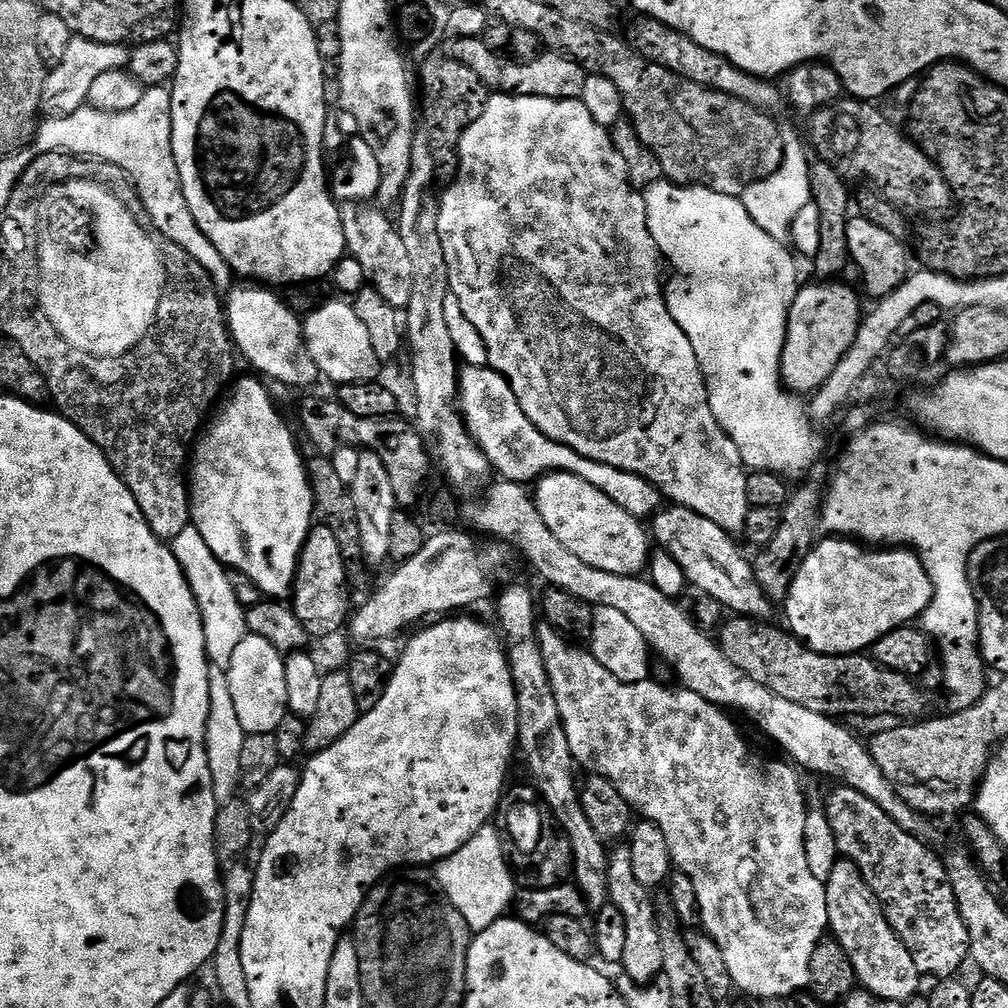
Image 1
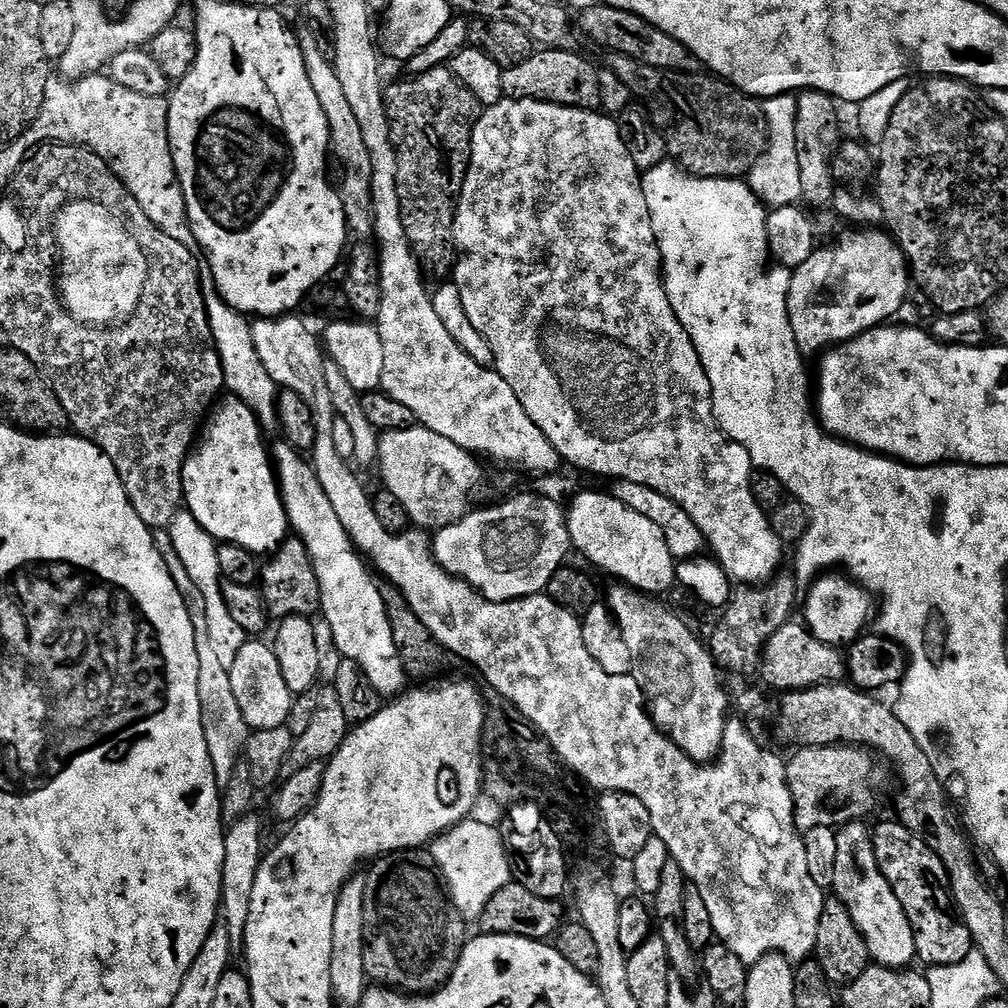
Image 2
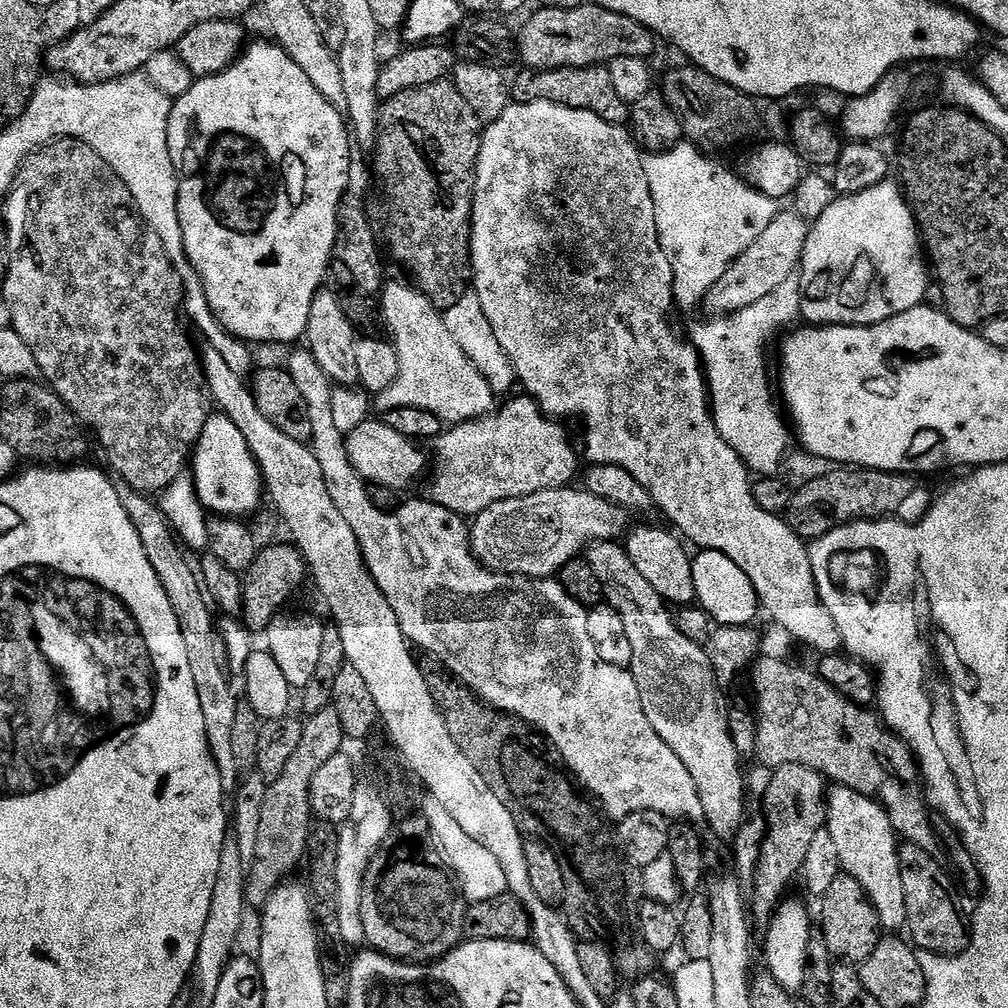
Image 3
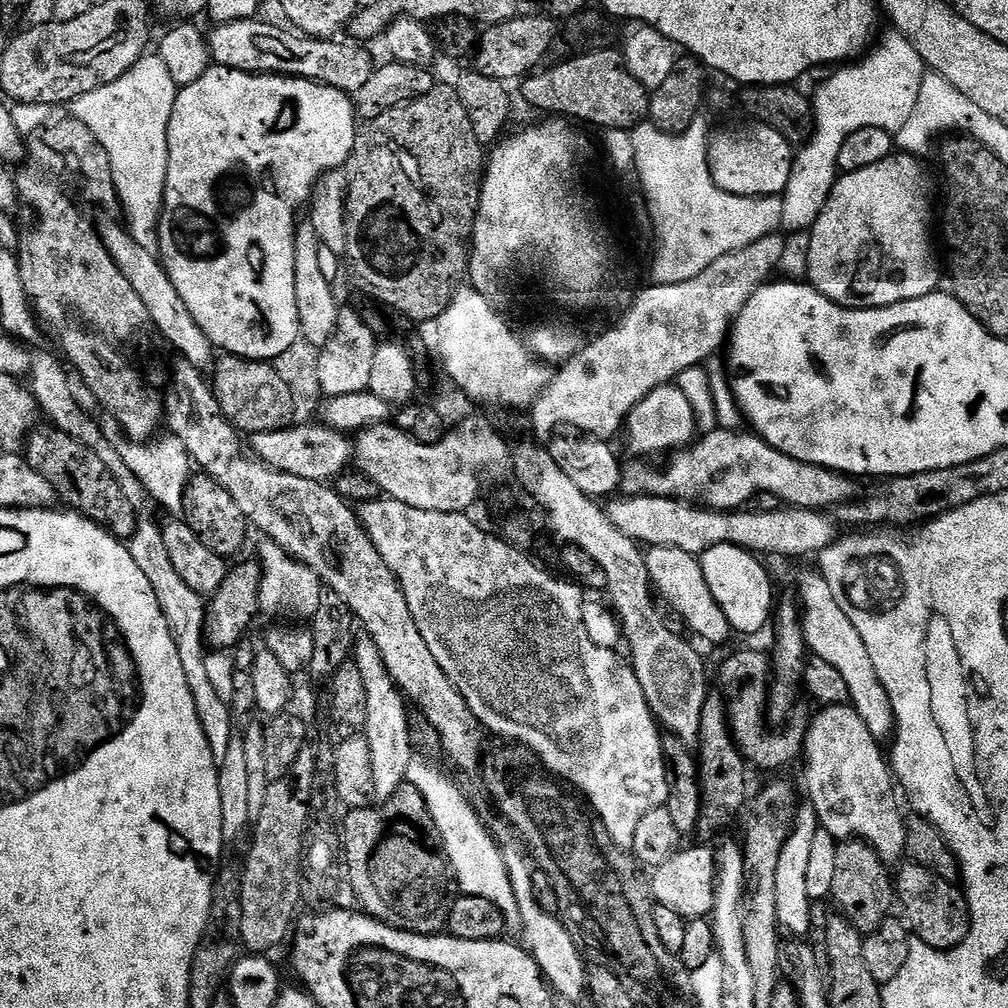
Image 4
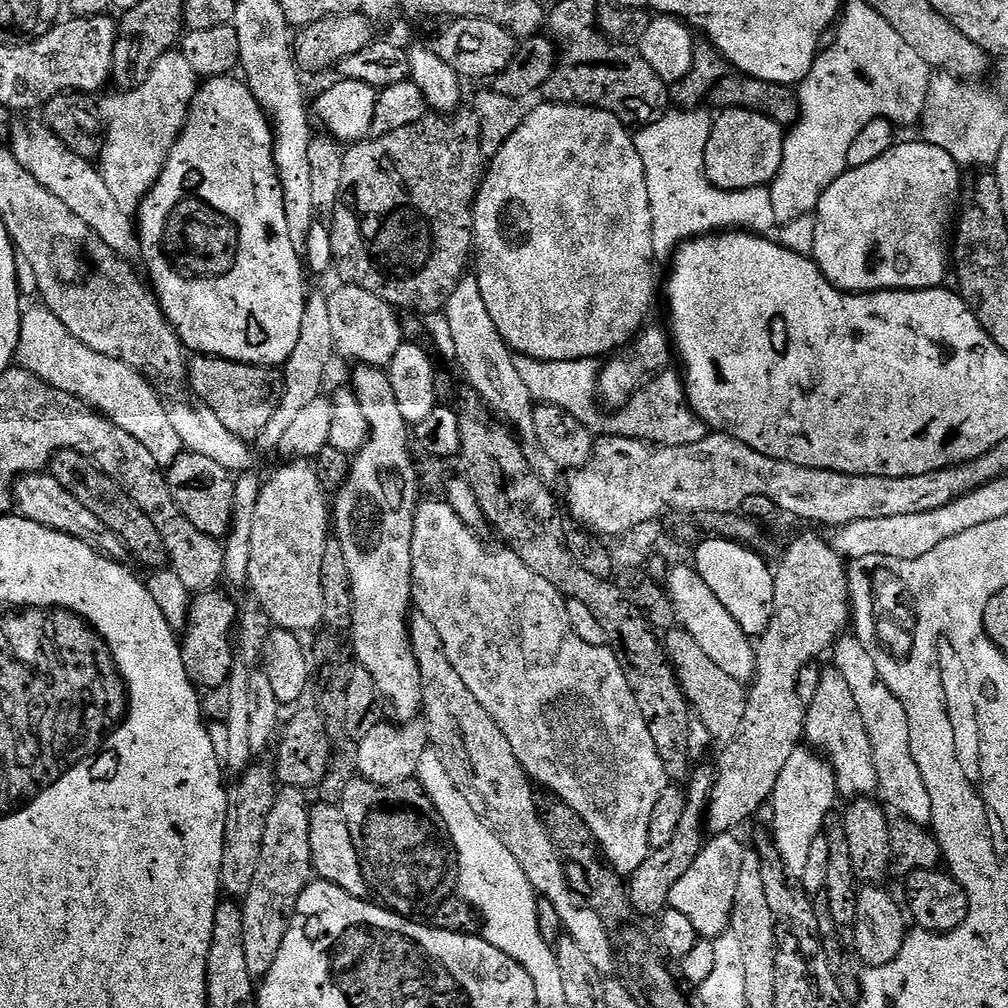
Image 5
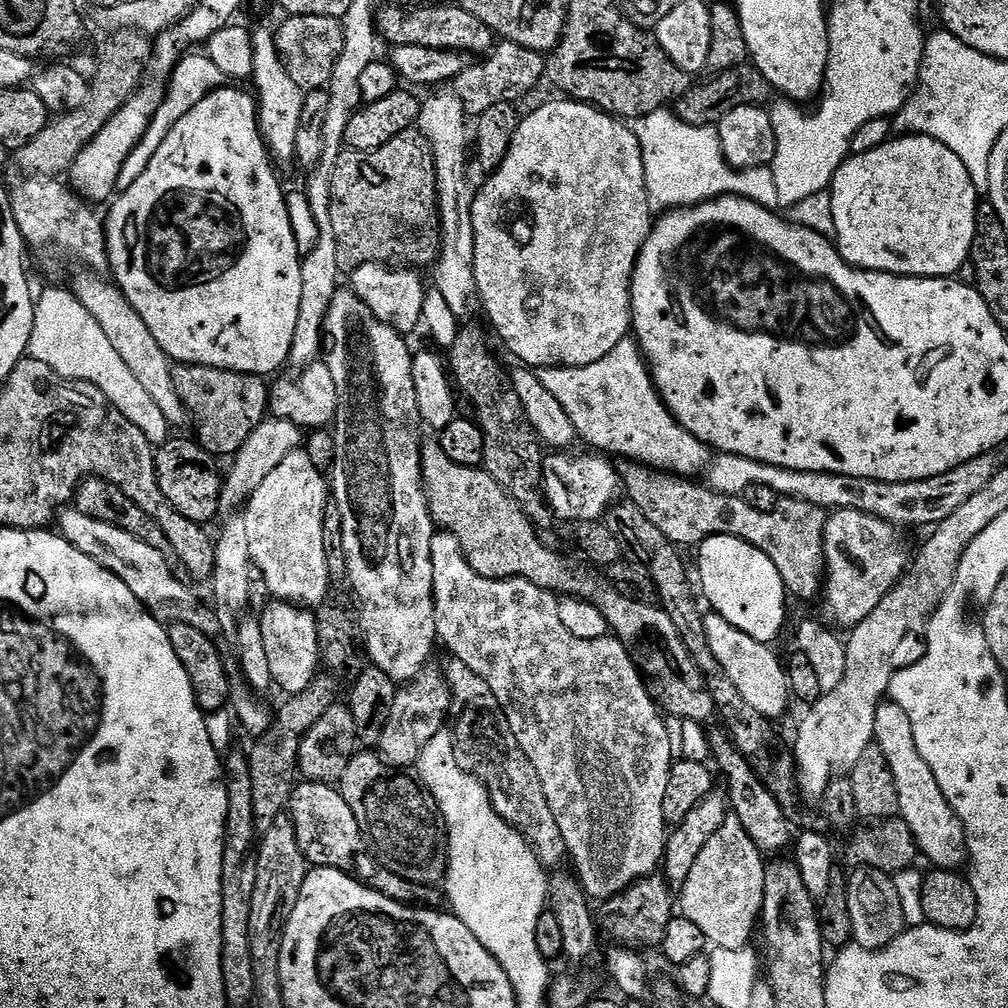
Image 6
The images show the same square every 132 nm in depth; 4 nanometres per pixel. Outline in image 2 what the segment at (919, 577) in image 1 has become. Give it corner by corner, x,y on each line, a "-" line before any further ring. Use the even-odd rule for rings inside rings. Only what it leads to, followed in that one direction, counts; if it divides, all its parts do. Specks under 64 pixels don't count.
824,574
819,577
813,583
812,587
807,589
806,592
806,599
803,601
802,604
802,612
804,608
804,617
802,617
803,623
806,627
812,631
812,636
814,638
818,638
818,642
826,642
827,644
831,644
833,646
847,646
855,642
855,640
859,640
861,635
867,633
869,631
868,623
873,623
874,620
874,597
871,592
866,591
865,588
861,587
860,584
857,584
855,580
849,578
847,575
844,574

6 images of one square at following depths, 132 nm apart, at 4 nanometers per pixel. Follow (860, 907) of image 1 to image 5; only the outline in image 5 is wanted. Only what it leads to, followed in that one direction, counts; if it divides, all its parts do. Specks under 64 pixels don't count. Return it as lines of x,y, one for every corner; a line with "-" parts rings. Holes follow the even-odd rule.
834,666
825,667
821,671
818,690
814,693
814,698
807,701
804,740
827,760
836,776
836,790
841,797
868,798
877,791
870,734
866,734
862,714
858,714
850,682
846,682
846,678
842,678
842,674

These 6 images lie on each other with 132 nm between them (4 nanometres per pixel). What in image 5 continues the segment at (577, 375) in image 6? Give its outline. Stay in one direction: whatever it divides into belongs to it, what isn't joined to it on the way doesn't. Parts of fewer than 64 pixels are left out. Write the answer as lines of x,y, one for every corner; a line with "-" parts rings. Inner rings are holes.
576,362
567,364
549,364
546,383
543,385
547,403
554,404
558,408
565,408
567,412
577,416
593,434
607,434
610,436
625,436
631,440
647,440
650,444
665,444
666,446
686,446
694,442
702,442
702,438
706,438
710,434
710,429
699,416
692,410
691,404
688,402
686,395
686,384
682,379
679,371
664,370
655,378
649,379
647,383
641,387
636,395
631,396
629,400
619,405
615,409
613,416
604,417
602,413
596,409
598,405
598,388
595,383
584,384
586,382
584,376
576,376

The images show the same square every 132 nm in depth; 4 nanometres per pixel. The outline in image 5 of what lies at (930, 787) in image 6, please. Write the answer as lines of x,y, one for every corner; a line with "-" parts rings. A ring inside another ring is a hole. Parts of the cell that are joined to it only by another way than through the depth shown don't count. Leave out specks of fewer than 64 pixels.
856,635
841,636
836,641
831,656
831,663
842,674
842,678
850,682
850,690
854,690
854,702
858,706
858,714
862,714
866,734
870,734
879,799
893,813
925,826
931,825
930,796
926,794
926,784
922,782
918,762
914,762
914,754
910,750
910,722
906,718
906,710
902,702
892,693
890,686
882,682
878,674
878,666
874,666
874,658
870,658
870,654
862,647

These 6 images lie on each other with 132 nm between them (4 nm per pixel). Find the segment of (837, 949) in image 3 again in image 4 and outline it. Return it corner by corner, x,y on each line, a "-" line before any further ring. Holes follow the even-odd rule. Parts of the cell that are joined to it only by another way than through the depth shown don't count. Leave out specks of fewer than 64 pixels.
846,840
837,843
836,849
831,903
836,903
835,911
848,919
860,933
876,932
893,915
892,904
894,908
897,903
893,873
864,840

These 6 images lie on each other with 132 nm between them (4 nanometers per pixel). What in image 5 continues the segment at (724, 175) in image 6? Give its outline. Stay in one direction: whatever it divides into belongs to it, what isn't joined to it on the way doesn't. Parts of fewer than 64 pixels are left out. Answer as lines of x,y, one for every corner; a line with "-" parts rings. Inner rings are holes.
672,110
659,120
641,127
640,136
638,132
635,137
638,154
642,154
642,164
646,166
646,186
650,186
650,210
654,214
654,254
657,261
671,261
676,249
684,241
694,240
697,236
716,234
721,230
747,230
768,234
771,233
771,228
777,227
772,193
767,187
727,192
709,182
704,173
704,155
706,142
712,133
712,121
713,117
707,116
704,110

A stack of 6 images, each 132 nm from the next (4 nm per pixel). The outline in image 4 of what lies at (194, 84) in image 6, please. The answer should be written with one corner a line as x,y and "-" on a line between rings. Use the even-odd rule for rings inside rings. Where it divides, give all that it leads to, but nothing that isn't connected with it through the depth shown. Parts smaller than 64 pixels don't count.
145,54
140,57
138,63
130,71
122,74
122,78
118,78
101,88
90,90
90,94
82,94
77,100
71,101
70,104
71,115
88,127
90,134
94,134
94,138
102,146
102,150
106,150
106,154
110,158
110,166
116,183
116,195
122,208
124,204
124,216
128,219
126,221
128,233
132,235
134,242
138,242
138,246
142,246
142,250
146,250
146,254
155,257
160,255
160,214
164,210
164,191
166,190
166,174
168,173
168,127
170,126
177,91
178,85
174,82
174,78
170,78
170,72
166,70
166,64
162,62
162,58
158,54

